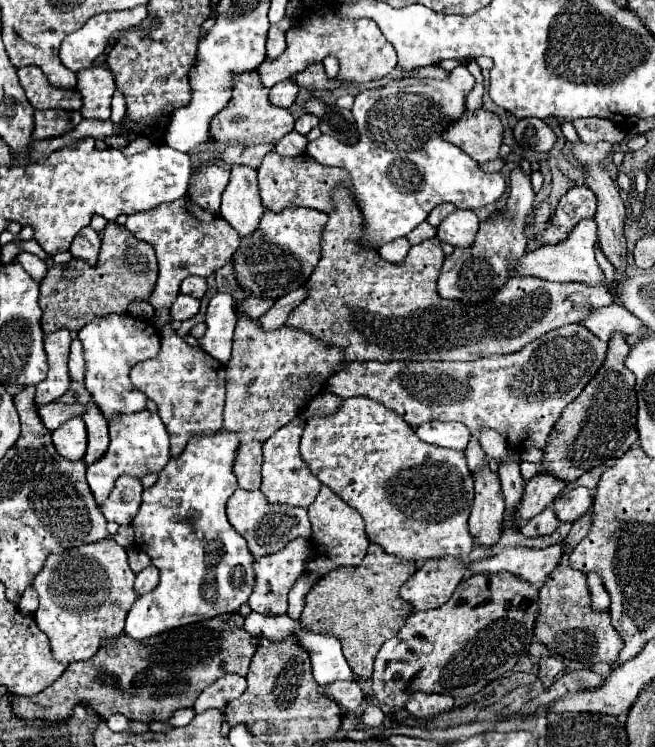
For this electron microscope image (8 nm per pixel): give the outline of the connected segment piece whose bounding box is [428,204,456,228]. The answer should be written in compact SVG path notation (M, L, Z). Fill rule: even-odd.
M440 204L440 206L436 206L434 208L434 212L428 216L428 222L436 228L448 214L452 214L456 210L456 206L452 206L452 204Z

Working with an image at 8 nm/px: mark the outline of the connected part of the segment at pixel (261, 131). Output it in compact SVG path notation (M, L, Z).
M256 70L242 72L234 76L234 88L232 98L224 106L222 112L218 112L210 122L210 138L216 142L226 144L244 144L244 146L256 146L256 144L276 144L280 142L288 132L294 128L294 118L288 110L278 108L270 104L268 100L268 88L260 82L260 76Z

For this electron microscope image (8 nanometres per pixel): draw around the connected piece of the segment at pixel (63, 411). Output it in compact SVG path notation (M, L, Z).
M52 402L48 406L38 406L38 414L40 414L40 418L48 430L56 430L56 428L60 428L60 424L70 420L72 416L82 416L84 404Z

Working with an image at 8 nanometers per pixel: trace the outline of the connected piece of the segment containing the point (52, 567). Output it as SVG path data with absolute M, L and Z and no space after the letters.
M112 538L84 544L56 556L50 554L42 572L34 578L34 588L40 596L36 622L50 638L52 654L62 664L88 660L96 654L104 640L124 632L124 620L136 600L134 572L128 566L128 556Z

